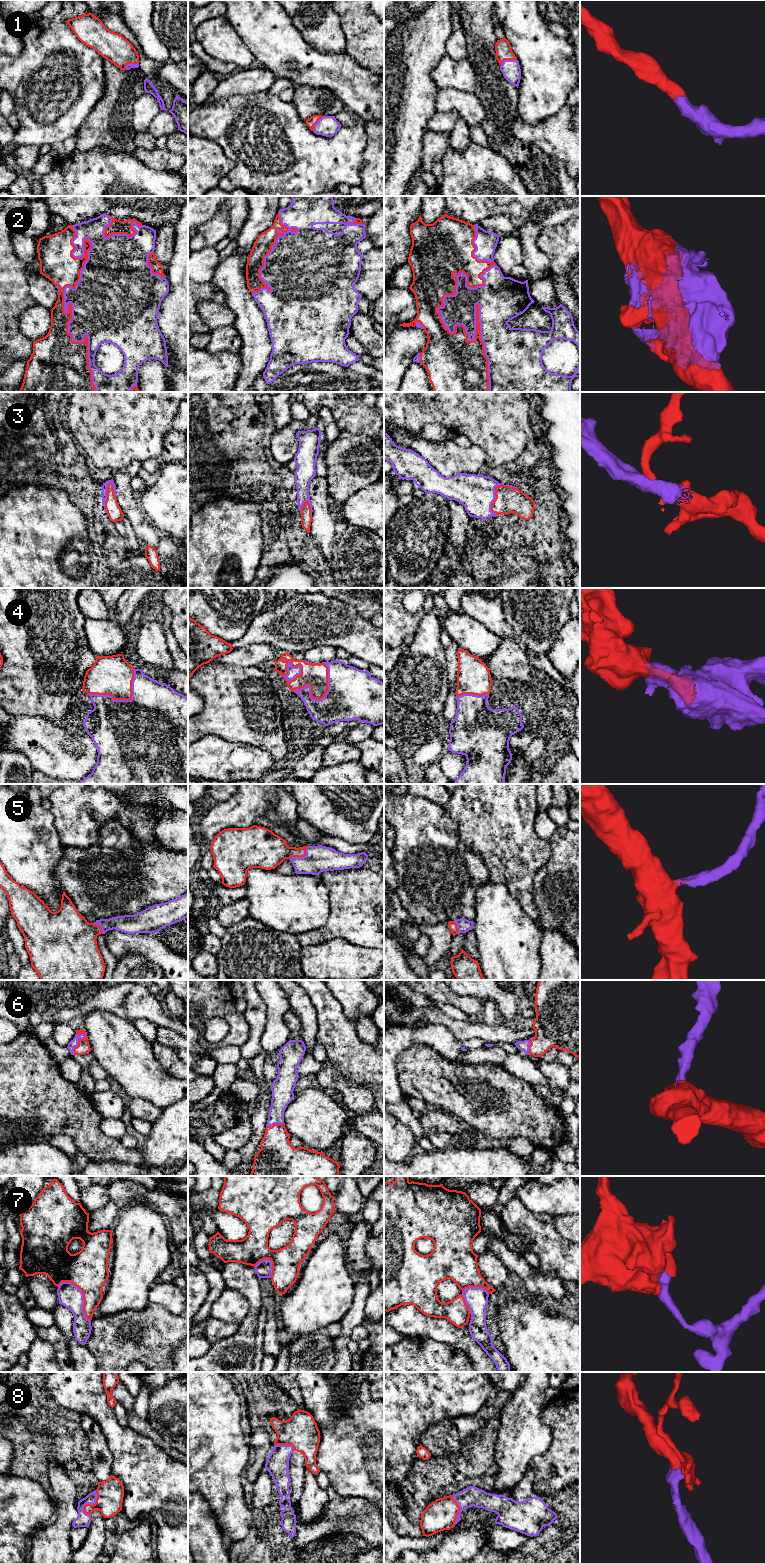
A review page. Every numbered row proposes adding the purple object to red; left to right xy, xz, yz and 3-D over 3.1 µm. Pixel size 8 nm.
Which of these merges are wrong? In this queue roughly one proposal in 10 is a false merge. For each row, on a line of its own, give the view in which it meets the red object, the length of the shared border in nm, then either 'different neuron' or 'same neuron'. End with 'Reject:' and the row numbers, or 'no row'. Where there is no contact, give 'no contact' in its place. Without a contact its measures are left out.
1: yz | 150 nm | same neuron
2: yz | 1000 nm | same neuron
3: xy | 280 nm | same neuron
4: xz | 340 nm | same neuron
5: xz | 190 nm | same neuron
6: xy | 200 nm | same neuron
7: xy | 400 nm | different neuron
8: xy | 220 nm | same neuron
Reject: 7

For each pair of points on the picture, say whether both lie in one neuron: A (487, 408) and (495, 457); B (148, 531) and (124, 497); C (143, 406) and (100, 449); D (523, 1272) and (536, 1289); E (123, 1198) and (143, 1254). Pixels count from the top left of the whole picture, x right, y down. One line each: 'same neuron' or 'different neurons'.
A: same neuron
B: same neuron
C: same neuron
D: same neuron
E: different neurons

